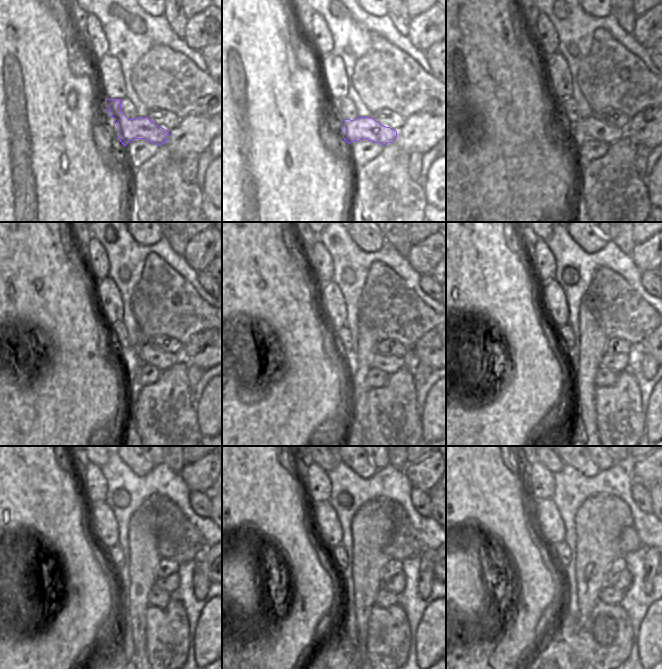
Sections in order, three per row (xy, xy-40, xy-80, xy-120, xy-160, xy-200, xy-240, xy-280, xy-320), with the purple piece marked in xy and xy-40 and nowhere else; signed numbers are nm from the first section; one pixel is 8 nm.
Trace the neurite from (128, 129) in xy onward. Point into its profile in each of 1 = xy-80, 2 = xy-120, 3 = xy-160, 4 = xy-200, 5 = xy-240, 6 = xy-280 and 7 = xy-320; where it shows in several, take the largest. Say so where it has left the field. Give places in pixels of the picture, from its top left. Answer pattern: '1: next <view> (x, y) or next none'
1: next xy-80 (590, 128)
2: next xy-120 (145, 352)
3: next xy-160 (389, 364)
4: next xy-200 (617, 362)
5: next xy-240 (170, 584)
6: next xy-280 (396, 584)
7: next xy-320 (622, 581)

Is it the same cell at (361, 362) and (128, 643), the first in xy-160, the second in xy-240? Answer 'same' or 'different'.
different

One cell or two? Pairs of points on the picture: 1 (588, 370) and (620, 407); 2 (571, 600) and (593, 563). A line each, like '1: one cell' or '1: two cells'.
1: two cells
2: two cells

